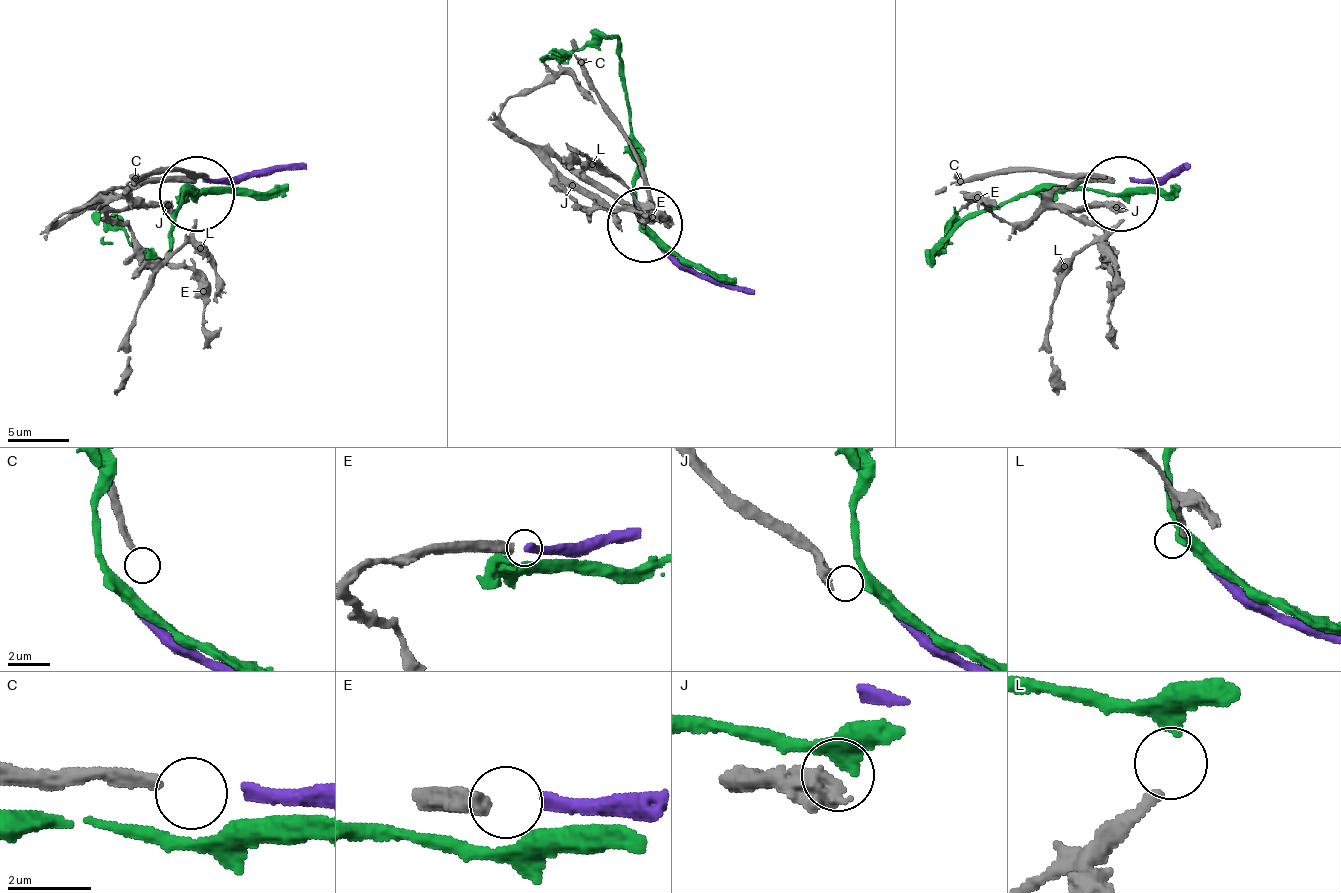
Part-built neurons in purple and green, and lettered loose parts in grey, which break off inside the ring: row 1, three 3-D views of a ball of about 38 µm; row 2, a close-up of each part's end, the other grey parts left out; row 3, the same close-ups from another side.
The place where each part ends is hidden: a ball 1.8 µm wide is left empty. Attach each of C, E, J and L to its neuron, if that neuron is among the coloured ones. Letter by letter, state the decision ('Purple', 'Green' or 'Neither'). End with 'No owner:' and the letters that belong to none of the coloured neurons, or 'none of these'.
C: Neither
E: Purple
J: Neither
L: Green
No owner: C, J

